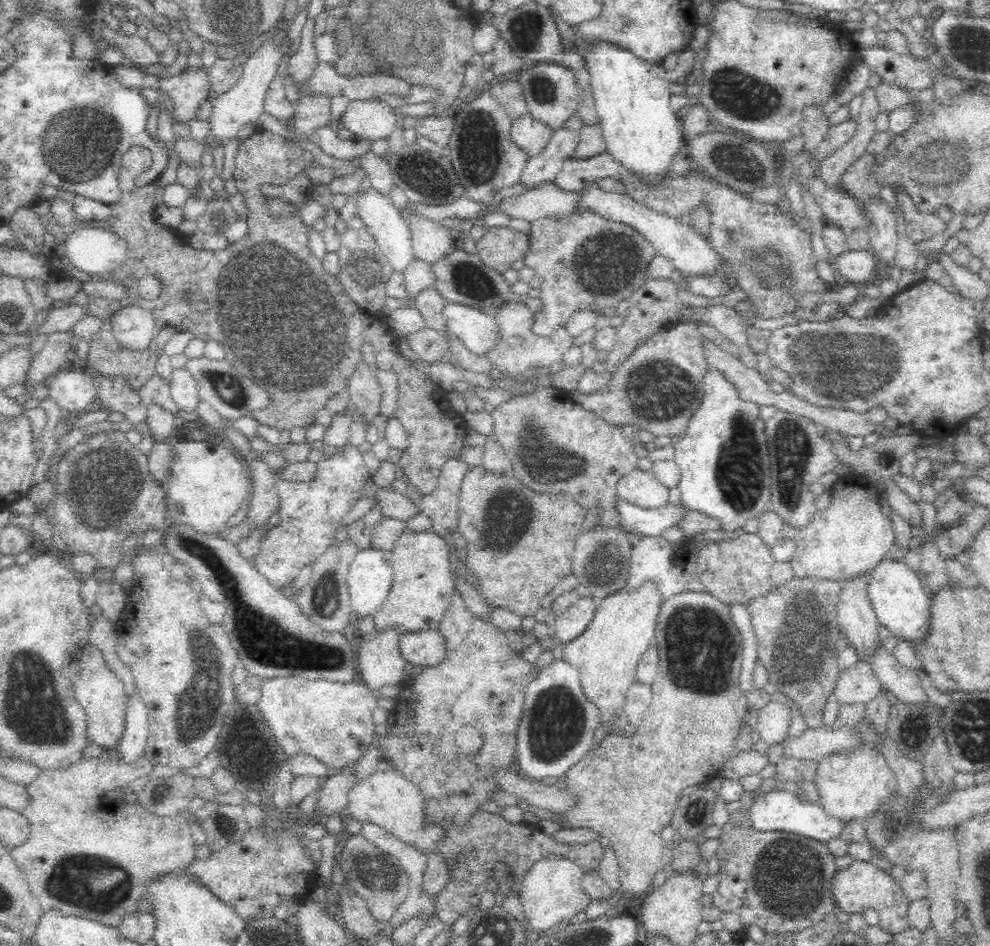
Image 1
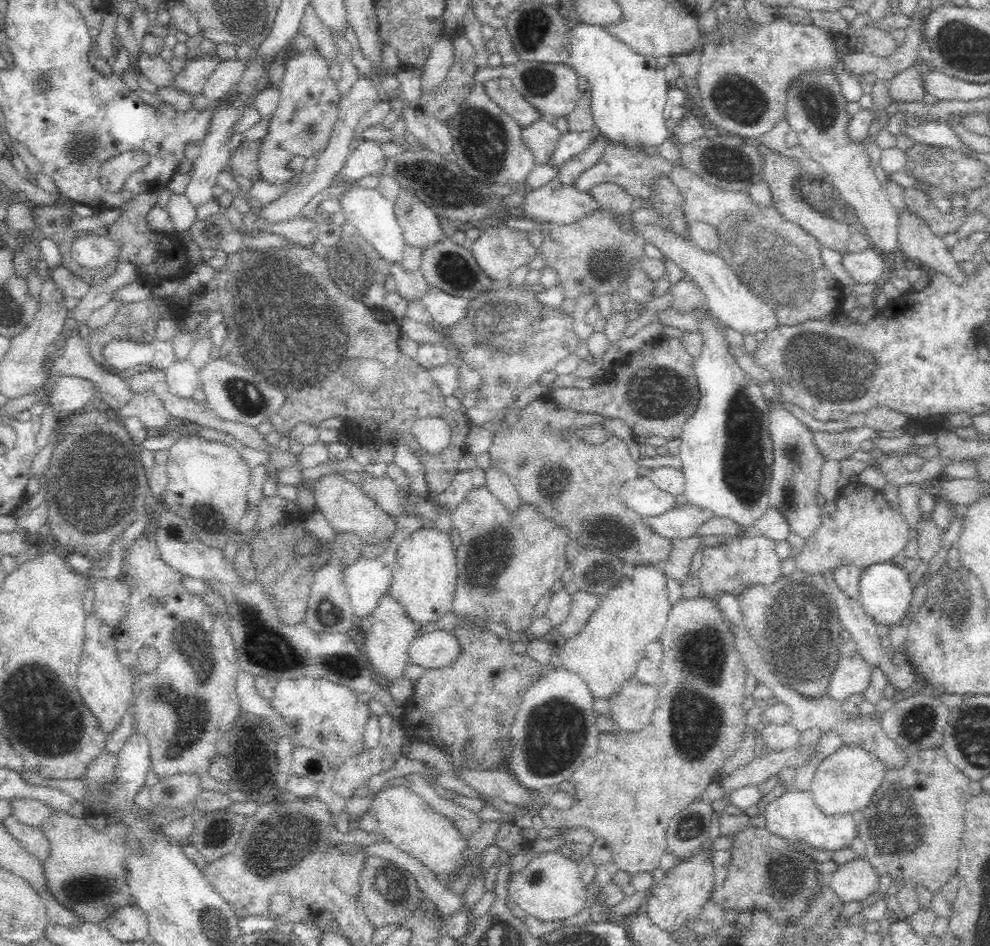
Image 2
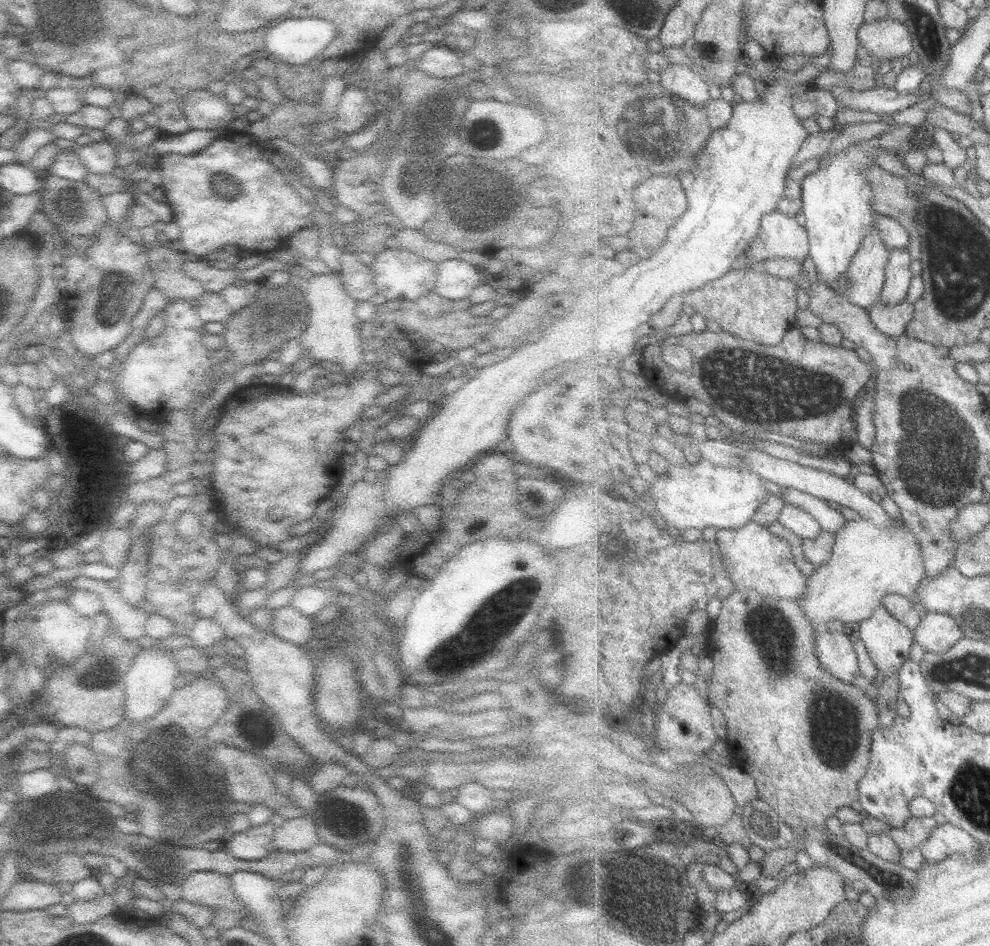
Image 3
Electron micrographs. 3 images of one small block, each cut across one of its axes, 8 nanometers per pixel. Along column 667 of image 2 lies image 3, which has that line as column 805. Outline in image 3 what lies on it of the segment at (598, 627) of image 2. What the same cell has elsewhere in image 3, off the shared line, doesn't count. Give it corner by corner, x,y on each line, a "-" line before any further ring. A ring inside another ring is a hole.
861,517
849,520
836,533
832,558
809,575
809,591
803,595
803,599
798,600
809,624
813,624
818,632
821,632
821,626
827,626
835,620
853,632
863,620
873,616
887,594
911,598
917,604
921,616
927,614
921,600
917,598
917,589
921,587
923,578
927,577
920,542
904,523
889,527
881,529
879,525

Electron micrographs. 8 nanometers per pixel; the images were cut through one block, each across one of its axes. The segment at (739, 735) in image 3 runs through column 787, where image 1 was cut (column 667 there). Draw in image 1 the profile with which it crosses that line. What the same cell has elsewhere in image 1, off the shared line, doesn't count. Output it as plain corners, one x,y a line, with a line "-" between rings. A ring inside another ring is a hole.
686,591
672,598
664,599
662,602
662,608
659,612
658,622
656,622
656,636
653,640
656,640
656,646
658,646
658,654
660,654
660,670
654,678
654,684
652,684
652,702
650,702
650,708
646,708
646,724
642,724
642,732
638,732
638,736
642,736
642,740
638,736
616,736
616,734
608,734
600,740
598,748
594,748
594,752
588,752
582,760
576,762
570,771
566,772
564,779
569,788
575,796
577,796
578,802
574,808
558,813
557,816
561,818
561,822
558,822
560,828
590,828
596,832
599,836
604,836
610,839
611,847
615,850
616,858
618,859
618,875
620,882
622,903
623,902
641,902
645,896
653,889
652,880
658,872
663,872
666,864
671,864
673,859
673,852
670,847
664,844
664,841
660,838
660,830
671,824
671,818
673,817
675,808
677,807
678,800
690,789
697,787
701,783
705,783
715,777
720,776
721,768
723,764
730,760
734,755
738,754
740,750
736,748
736,738
738,736
738,730
742,726
742,721
746,713
746,704
749,704
746,698
746,692
742,688
741,681
741,666
743,663
743,646
741,632
736,630
734,621
730,614
730,607
726,604
722,604
720,600
704,592

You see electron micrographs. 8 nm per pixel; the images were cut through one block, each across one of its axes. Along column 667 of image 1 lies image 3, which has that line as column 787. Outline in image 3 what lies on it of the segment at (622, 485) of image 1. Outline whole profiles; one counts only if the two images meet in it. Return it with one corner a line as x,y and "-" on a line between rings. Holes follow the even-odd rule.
783,488
776,490
776,493
784,499
786,504
791,504
811,513
813,518
823,526
823,531
836,535
848,522
839,509
829,506
829,501
813,496
811,493

